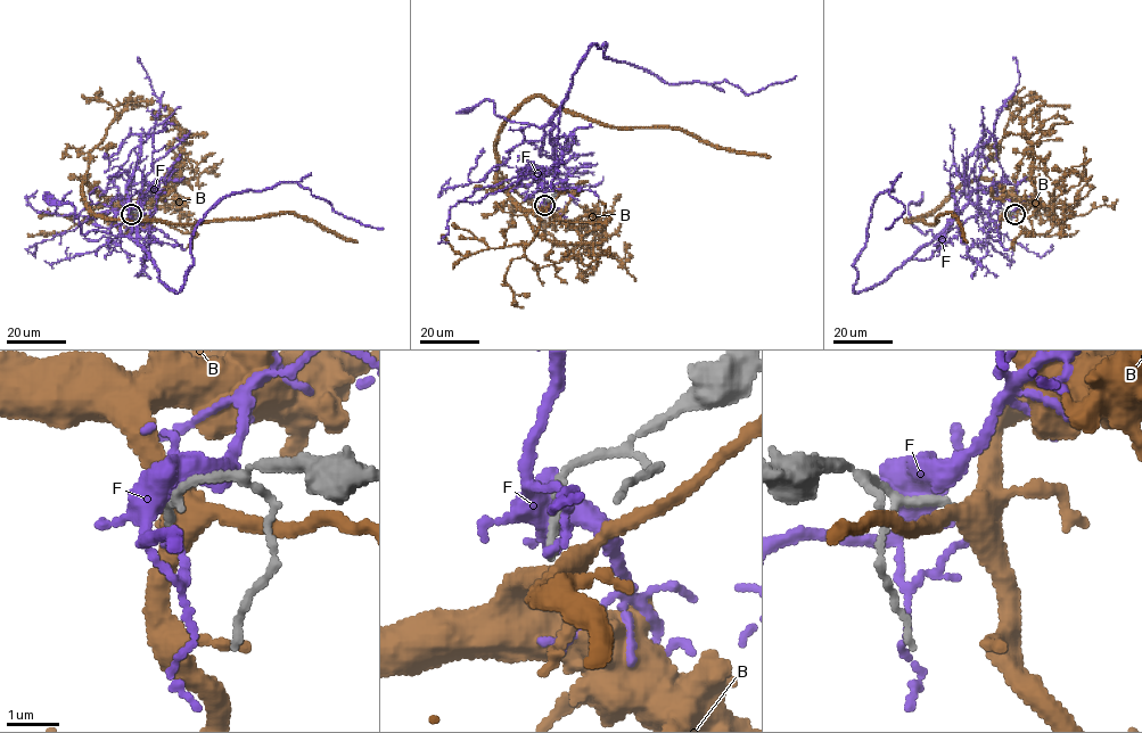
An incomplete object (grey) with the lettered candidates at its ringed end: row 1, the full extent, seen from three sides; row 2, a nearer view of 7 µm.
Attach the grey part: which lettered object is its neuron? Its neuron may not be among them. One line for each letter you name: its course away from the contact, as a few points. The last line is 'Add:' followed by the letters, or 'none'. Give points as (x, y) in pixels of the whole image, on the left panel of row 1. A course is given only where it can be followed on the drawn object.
Add: none

